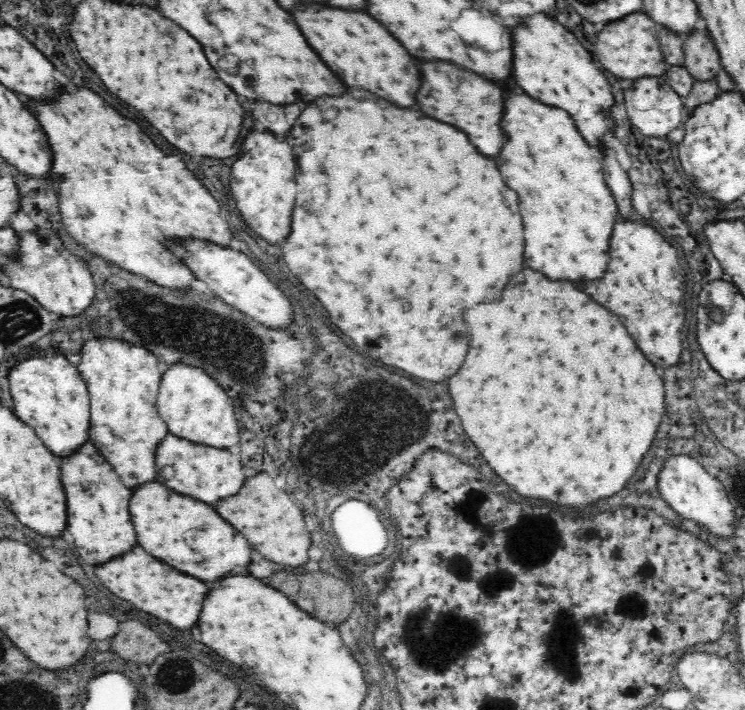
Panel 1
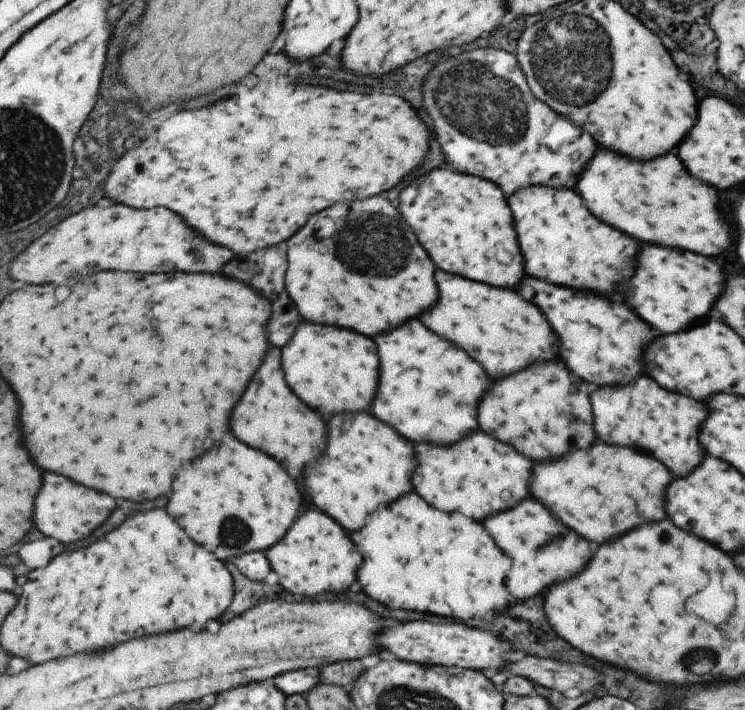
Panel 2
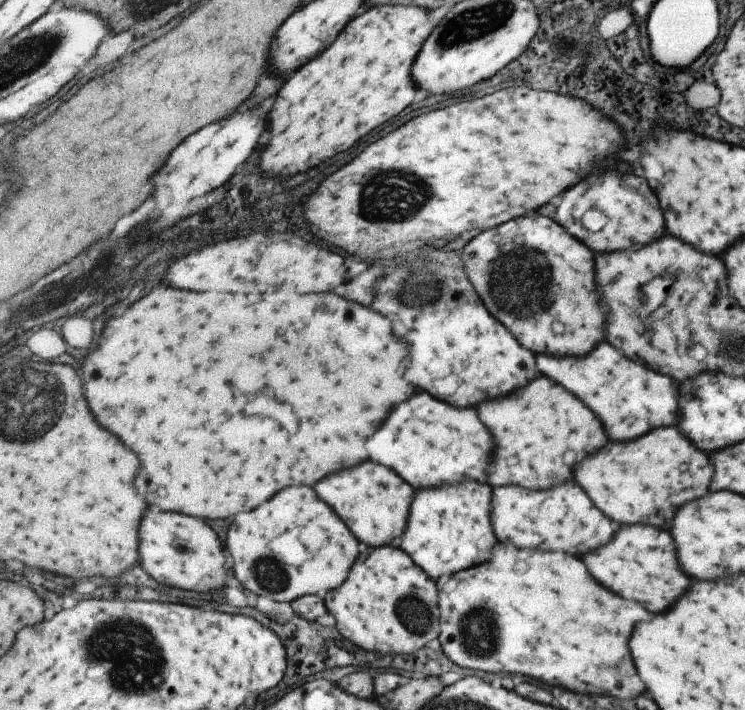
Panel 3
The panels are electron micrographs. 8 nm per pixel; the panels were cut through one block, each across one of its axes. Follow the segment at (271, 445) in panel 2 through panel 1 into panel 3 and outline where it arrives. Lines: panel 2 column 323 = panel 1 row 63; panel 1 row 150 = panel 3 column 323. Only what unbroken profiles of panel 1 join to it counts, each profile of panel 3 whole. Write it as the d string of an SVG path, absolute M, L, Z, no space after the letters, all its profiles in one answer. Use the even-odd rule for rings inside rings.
M365 462L357 468L337 472L337 476L329 476L329 480L321 480L321 484L317 484L317 492L327 504L337 508L337 514L345 520L345 524L353 528L353 534L373 548L391 542L391 545L399 545L395 538L405 534L415 500L415 490L411 484L407 484L391 468L375 462Z

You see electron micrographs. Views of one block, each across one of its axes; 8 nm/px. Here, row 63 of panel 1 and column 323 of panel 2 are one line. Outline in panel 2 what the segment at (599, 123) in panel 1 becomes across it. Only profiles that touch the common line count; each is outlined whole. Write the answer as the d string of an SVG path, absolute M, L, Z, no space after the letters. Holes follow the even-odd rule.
M309 510L299 516L297 524L293 524L285 540L276 546L277 548L274 546L265 552L273 571L278 574L281 584L287 590L293 594L303 594L307 598L345 592L355 582L357 570L363 562L355 542L347 536L345 528L319 510Z

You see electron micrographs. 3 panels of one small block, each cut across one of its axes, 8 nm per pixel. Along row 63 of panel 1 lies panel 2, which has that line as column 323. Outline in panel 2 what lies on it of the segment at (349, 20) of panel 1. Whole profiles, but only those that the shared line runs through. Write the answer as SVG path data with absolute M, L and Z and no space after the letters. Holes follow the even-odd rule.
M303 322L297 330L297 336L291 338L291 344L285 346L285 378L289 384L293 384L293 390L301 400L305 400L311 408L317 408L323 416L335 414L335 412L357 412L371 406L375 392L379 388L379 356L377 356L377 344L353 330L337 328L337 326L321 326Z

